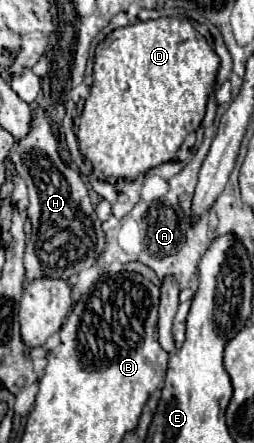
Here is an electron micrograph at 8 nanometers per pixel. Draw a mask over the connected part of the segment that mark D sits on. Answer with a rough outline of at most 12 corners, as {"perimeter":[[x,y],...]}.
{"perimeter":[[185,18],[95,50],[81,154],[129,182],[203,122],[221,60]]}

